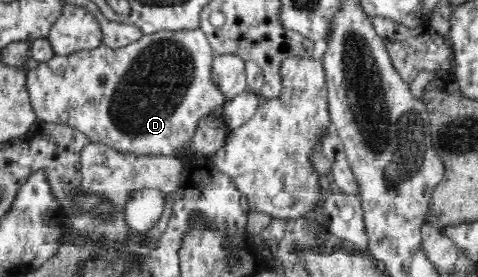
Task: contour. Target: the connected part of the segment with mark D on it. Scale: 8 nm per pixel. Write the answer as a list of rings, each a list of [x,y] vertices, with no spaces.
[[[200,27],[164,29],[143,34],[125,47],[107,47],[102,43],[68,56],[54,55],[49,61],[25,71],[25,76],[38,121],[74,127],[93,138],[93,143],[107,144],[123,153],[171,156],[186,144],[200,117],[214,113],[226,102],[214,78],[214,56],[214,49]]]

